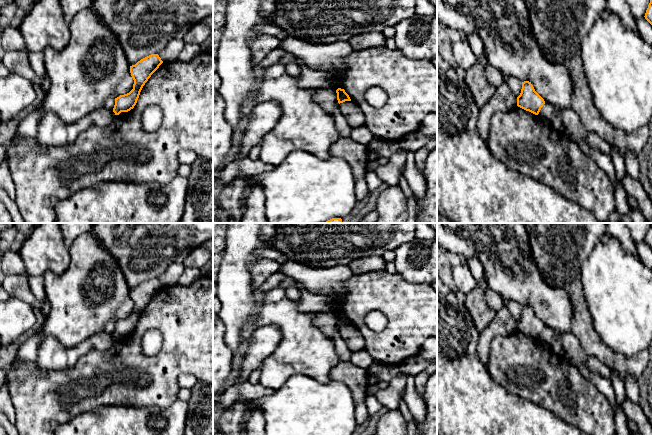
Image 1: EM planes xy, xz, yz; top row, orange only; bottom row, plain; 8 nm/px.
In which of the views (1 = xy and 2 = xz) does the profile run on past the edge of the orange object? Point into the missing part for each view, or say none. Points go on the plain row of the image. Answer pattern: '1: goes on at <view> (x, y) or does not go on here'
1: does not go on here
2: does not go on here

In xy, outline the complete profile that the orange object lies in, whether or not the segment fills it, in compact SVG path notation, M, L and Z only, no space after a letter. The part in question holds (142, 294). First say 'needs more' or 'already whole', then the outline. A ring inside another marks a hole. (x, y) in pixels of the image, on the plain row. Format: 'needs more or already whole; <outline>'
already whole; M151 278L130 290L130 297L134 304L133 313L129 317L115 322L113 332L115 339L134 332L143 310L162 287L163 285L158 278Z

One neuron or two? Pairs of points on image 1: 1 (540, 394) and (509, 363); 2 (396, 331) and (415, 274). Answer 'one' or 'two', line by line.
1: one
2: two

